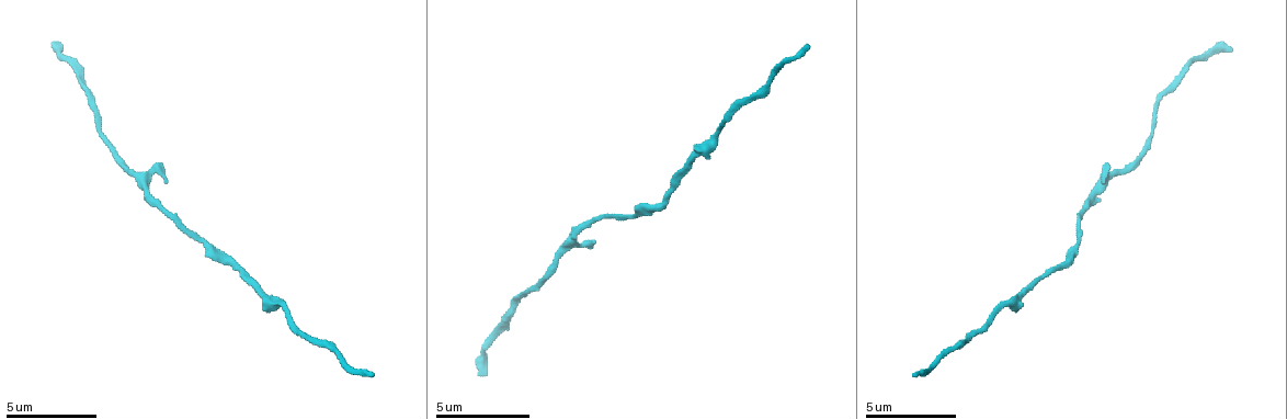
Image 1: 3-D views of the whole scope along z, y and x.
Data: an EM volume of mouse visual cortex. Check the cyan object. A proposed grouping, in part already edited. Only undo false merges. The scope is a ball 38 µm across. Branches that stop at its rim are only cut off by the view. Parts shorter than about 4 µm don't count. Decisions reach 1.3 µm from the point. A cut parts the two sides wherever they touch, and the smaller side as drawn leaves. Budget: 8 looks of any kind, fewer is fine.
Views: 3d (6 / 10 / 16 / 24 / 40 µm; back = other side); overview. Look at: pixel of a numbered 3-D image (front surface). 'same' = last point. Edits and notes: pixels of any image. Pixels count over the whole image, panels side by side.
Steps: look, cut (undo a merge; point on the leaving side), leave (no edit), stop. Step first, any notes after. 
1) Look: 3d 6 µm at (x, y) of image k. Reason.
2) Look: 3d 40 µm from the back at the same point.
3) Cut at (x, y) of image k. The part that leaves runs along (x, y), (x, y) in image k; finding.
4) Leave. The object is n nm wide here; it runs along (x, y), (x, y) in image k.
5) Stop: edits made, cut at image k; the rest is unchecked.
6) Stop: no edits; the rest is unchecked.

Look: 3d 6 µm at (284, 304) of image 1. Calibre changes.

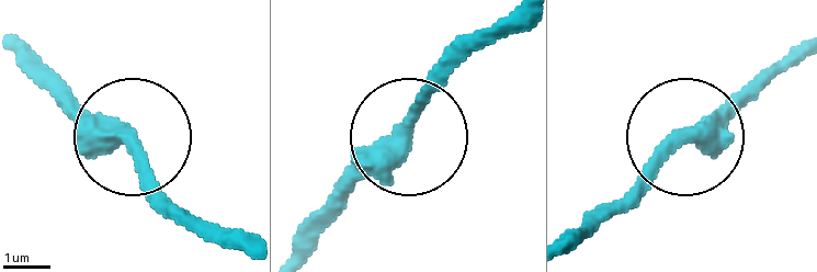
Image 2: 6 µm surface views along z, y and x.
Look: 3d 6 µm from the back at (131, 142) of image 2.

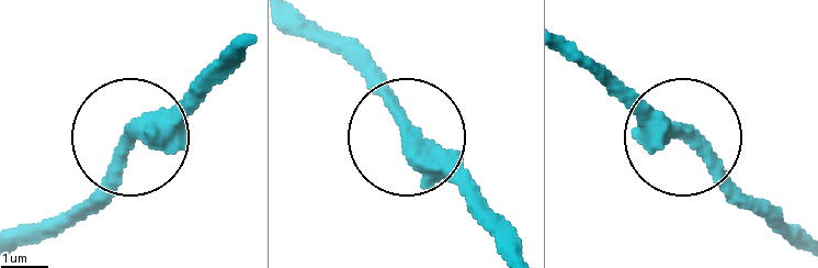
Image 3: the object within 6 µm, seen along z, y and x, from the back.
Leave. One neuron here.

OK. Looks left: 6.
Look: 3d 16 µm at (185, 229) of image 1.

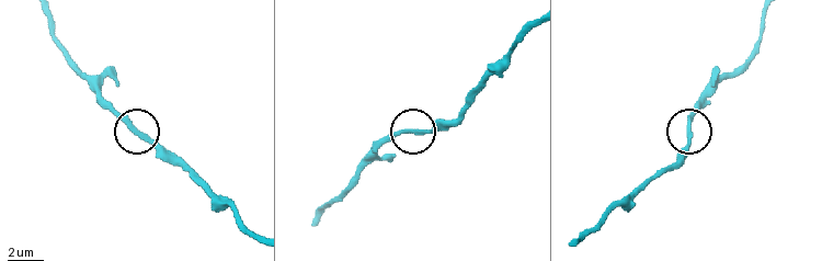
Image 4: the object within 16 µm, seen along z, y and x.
Leave. The side arm is 17 µm long; continuous, no second neuron.

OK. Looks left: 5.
Look: 3d 6 µm at (137, 172) of image 1. Three arms meet.

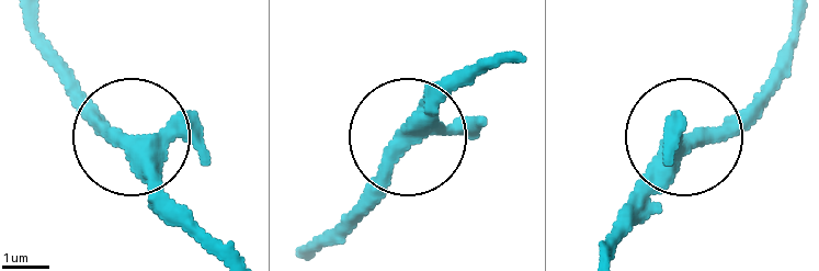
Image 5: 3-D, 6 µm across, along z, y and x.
Leave. The object is 350 nm wide here; it runs along (505, 57), (469, 69), (320, 241) in image 5; continuous, no second neuron.

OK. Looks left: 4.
Look: 3d 16 µm at (1156, 98) of image 1. Calibre changes.

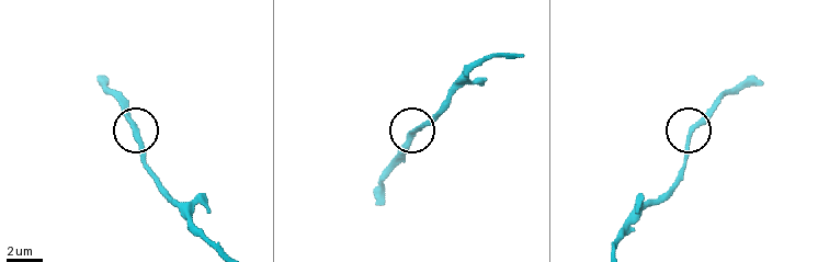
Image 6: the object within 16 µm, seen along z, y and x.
Leave. It runs along (217, 247), (160, 185), (149, 168), (136, 123), (109, 94) in image 6; continuous, no second neuron.

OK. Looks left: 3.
Stop: no edits; the rest is unchecked.

